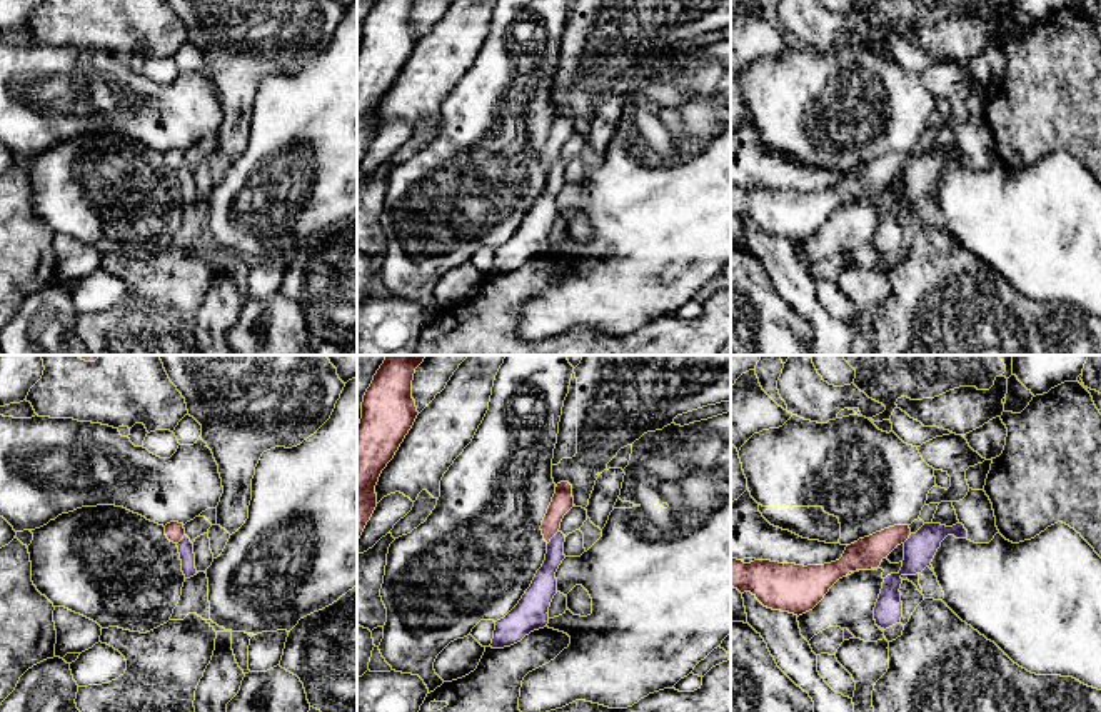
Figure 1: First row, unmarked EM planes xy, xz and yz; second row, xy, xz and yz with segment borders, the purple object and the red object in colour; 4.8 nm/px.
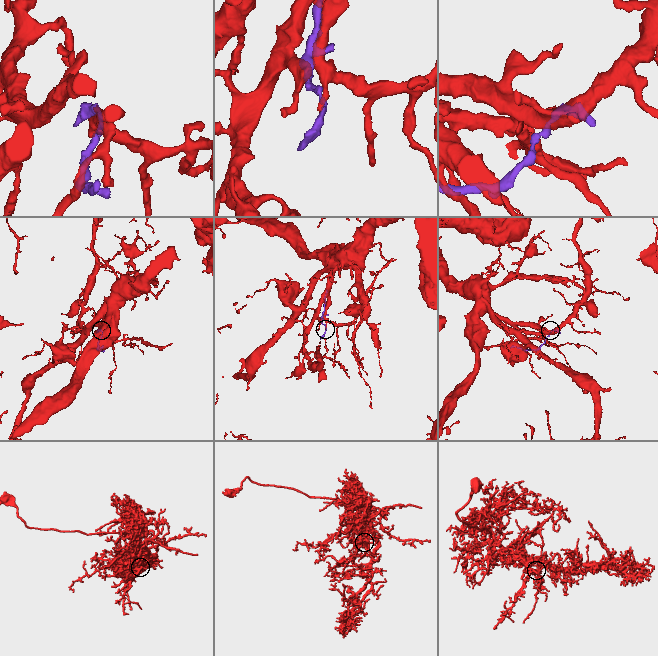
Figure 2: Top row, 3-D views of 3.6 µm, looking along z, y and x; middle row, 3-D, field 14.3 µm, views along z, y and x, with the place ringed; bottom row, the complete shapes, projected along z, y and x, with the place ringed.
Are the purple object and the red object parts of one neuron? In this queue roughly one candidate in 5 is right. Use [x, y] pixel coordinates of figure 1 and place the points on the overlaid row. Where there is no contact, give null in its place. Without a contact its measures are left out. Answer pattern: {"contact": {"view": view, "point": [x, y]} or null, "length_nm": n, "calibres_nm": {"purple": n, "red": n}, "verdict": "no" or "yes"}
{"contact": {"view": "xz", "point": [553, 537]}, "length_nm": 90, "calibres_nm": {"purple": 130, "red": 110}, "verdict": "no"}

